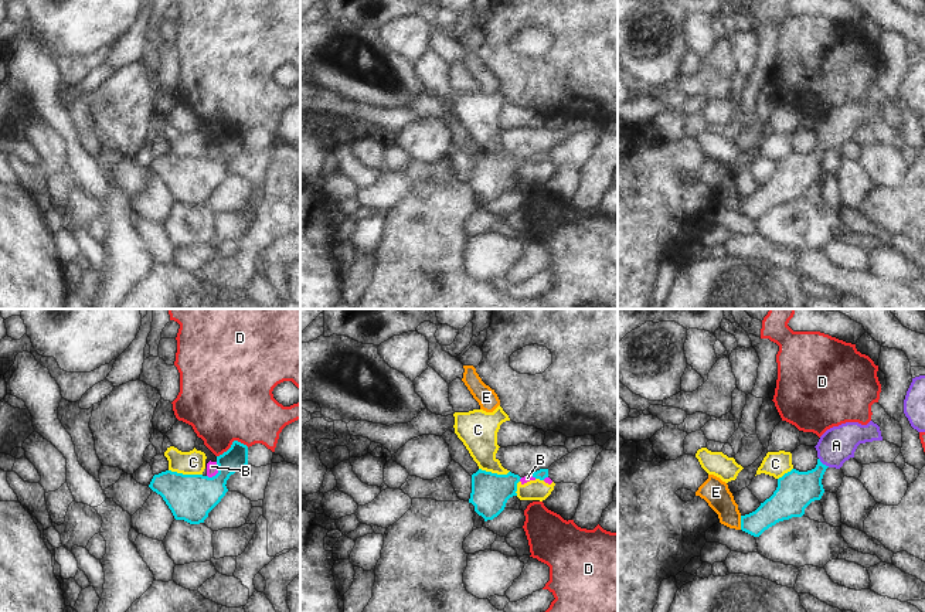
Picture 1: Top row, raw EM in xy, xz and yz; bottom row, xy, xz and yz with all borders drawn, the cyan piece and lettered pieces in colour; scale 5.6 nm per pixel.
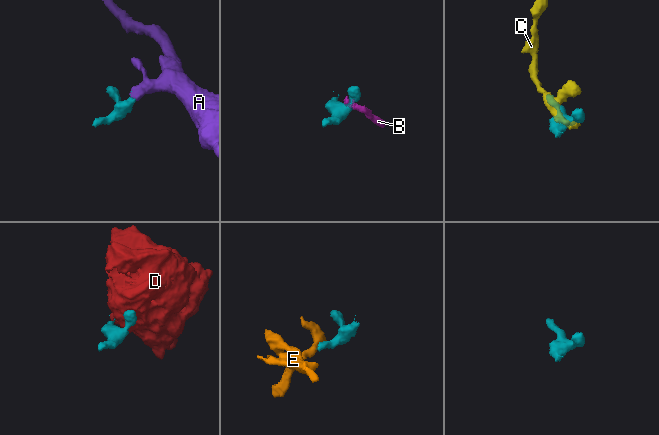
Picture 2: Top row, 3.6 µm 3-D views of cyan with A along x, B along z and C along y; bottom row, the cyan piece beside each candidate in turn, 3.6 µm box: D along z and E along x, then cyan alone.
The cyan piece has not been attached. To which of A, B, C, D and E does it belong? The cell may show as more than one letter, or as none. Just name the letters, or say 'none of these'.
A

